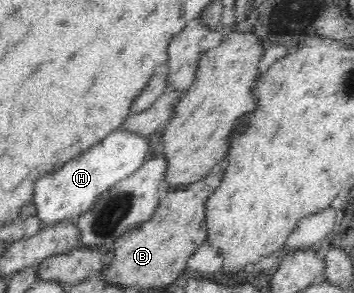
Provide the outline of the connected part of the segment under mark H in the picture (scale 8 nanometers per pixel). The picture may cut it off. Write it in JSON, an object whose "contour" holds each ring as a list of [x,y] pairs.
{"contour":[[[118,128],[104,140],[90,145],[82,154],[63,162],[57,169],[42,173],[33,184],[30,202],[36,208],[39,226],[54,226],[60,221],[75,220],[90,210],[98,197],[121,180],[129,177],[146,160],[150,143],[146,137],[129,134]]]}

